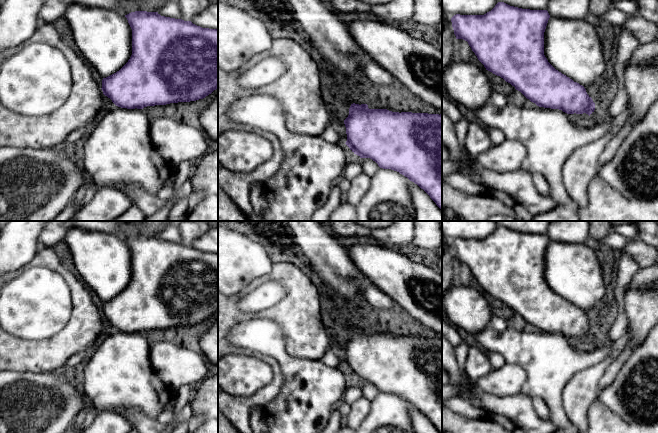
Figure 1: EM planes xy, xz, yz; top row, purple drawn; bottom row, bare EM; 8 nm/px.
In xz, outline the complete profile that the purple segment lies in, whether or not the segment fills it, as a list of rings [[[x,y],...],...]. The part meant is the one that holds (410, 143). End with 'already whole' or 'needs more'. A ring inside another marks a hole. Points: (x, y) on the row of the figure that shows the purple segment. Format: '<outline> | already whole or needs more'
[[[351,104],[349,108],[349,115],[344,120],[346,127],[347,141],[346,145],[350,150],[358,155],[360,158],[370,158],[375,161],[380,168],[391,169],[399,172],[407,177],[410,181],[417,184],[423,189],[430,198],[436,203],[436,205],[442,211],[442,114],[428,114],[428,113],[412,113],[412,112],[392,112],[387,109],[369,109],[367,104]]] | already whole

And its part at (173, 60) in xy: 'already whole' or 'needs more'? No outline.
already whole

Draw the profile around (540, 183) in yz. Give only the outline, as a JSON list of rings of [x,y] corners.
[[[539,173],[532,174],[532,179],[537,192],[543,196],[550,193],[550,186],[547,180]]]

